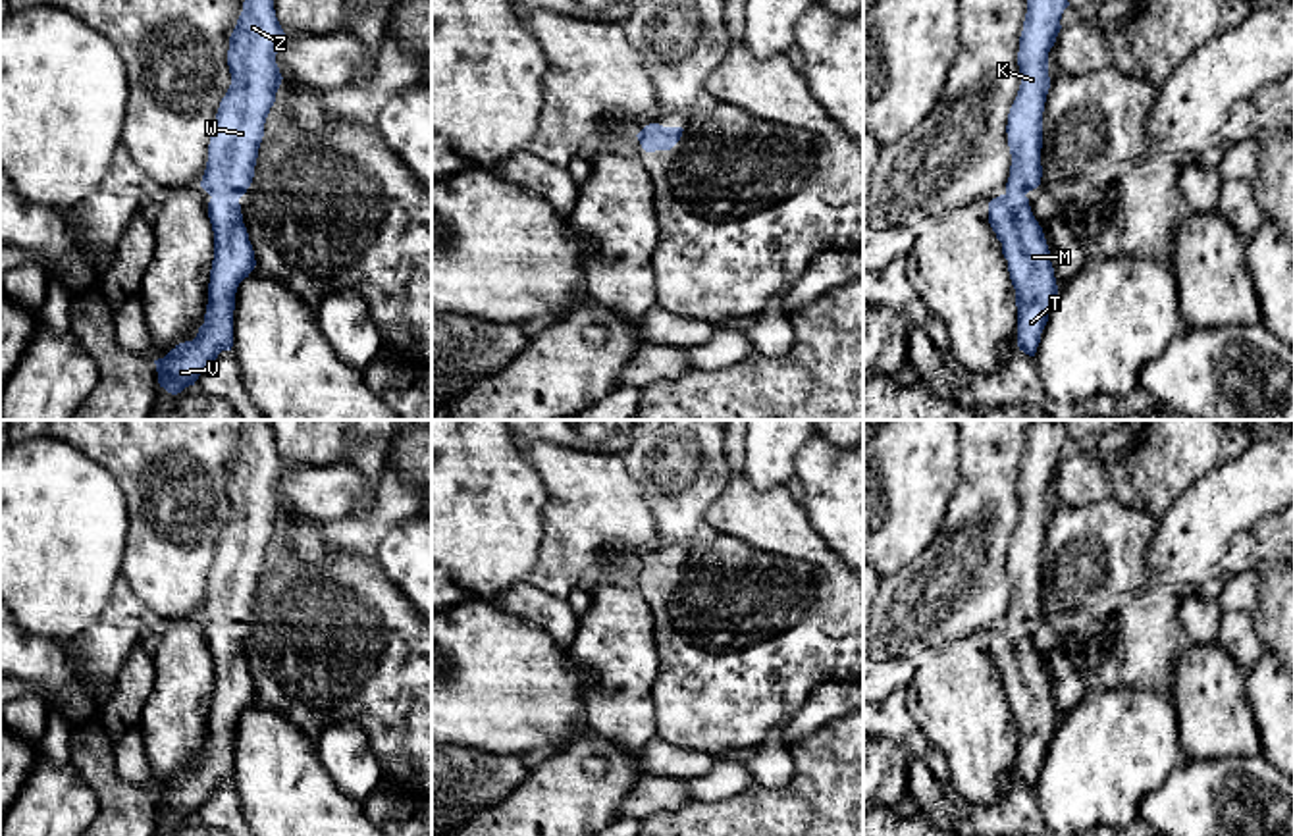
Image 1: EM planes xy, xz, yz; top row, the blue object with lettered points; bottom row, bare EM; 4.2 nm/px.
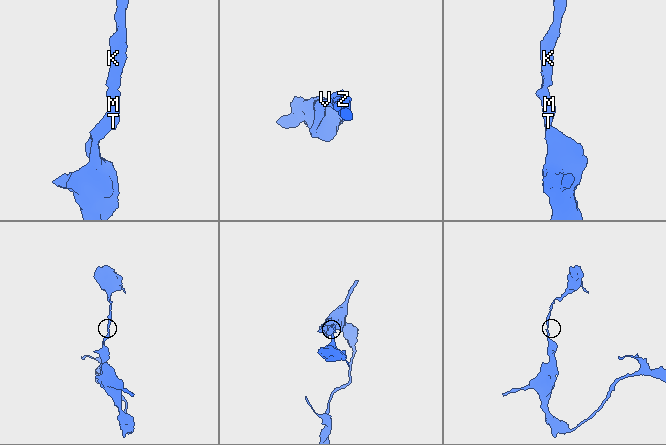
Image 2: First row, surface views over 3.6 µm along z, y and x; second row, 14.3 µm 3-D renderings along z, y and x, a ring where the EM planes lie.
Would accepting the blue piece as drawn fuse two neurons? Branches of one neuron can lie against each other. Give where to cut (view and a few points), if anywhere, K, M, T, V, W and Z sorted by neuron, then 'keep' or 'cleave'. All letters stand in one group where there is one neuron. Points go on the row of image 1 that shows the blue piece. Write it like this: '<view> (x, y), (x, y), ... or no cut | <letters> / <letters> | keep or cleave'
no cut | K M T V W Z | keep

